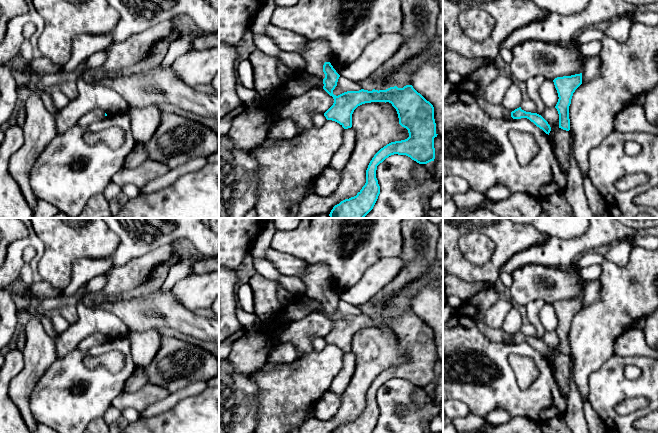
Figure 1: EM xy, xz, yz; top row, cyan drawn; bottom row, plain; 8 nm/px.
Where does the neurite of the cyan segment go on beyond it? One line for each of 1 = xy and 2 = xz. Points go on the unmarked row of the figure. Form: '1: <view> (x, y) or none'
1: xy (92, 340)
2: xz (317, 276)

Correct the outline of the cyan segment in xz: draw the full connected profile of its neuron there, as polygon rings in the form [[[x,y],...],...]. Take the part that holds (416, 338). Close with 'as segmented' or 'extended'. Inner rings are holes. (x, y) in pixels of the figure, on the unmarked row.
[[[323,263],[309,264],[306,271],[300,277],[306,285],[305,295],[314,299],[325,299],[323,303],[323,313],[333,321],[333,329],[324,337],[327,344],[339,347],[344,353],[352,351],[352,338],[354,334],[365,327],[371,326],[389,326],[396,333],[399,348],[406,352],[409,361],[405,364],[395,365],[381,372],[370,385],[366,394],[366,407],[356,420],[341,425],[333,433],[373,433],[380,418],[380,410],[376,402],[377,390],[391,379],[406,379],[419,388],[427,388],[435,383],[434,362],[437,361],[436,347],[434,343],[434,331],[412,309],[406,309],[403,312],[397,310],[390,311],[386,314],[372,315],[361,313],[359,315],[347,315],[338,320],[333,318],[337,310],[340,299],[331,289],[331,274],[328,265]]]; extended

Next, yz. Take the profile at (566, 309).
[[[582,297],[557,301],[553,306],[559,321],[555,330],[559,338],[559,352],[569,355],[569,330],[571,328],[573,317],[582,308]]]; as segmented

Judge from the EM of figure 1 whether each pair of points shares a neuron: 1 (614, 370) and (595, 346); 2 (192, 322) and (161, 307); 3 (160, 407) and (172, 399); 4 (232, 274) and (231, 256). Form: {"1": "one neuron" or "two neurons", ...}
{"1": "two neurons", "2": "one neuron", "3": "one neuron", "4": "two neurons"}

